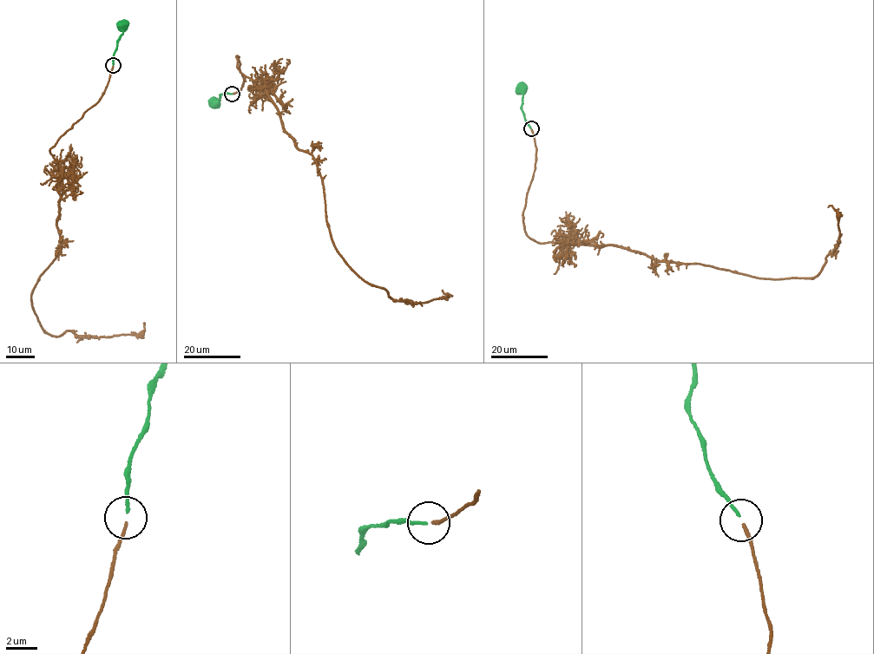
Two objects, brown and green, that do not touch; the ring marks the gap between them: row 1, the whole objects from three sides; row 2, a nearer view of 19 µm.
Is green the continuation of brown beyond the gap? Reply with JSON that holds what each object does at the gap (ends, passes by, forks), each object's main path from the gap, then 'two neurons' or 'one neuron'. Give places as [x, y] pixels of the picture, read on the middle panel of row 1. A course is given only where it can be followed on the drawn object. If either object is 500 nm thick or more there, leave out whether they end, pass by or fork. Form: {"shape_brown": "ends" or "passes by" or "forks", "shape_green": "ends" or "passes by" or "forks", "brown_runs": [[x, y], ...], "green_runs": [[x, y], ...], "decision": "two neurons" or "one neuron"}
{"shape_brown": "ends", "shape_green": "ends", "brown_runs": [[233, 94], [244, 81], [239, 56], [315, 160], [335, 248], [354, 271], [397, 300], [427, 302], [443, 290]], "green_runs": [[232, 94], [221, 94], [218, 104], [214, 104]], "decision": "one neuron"}

